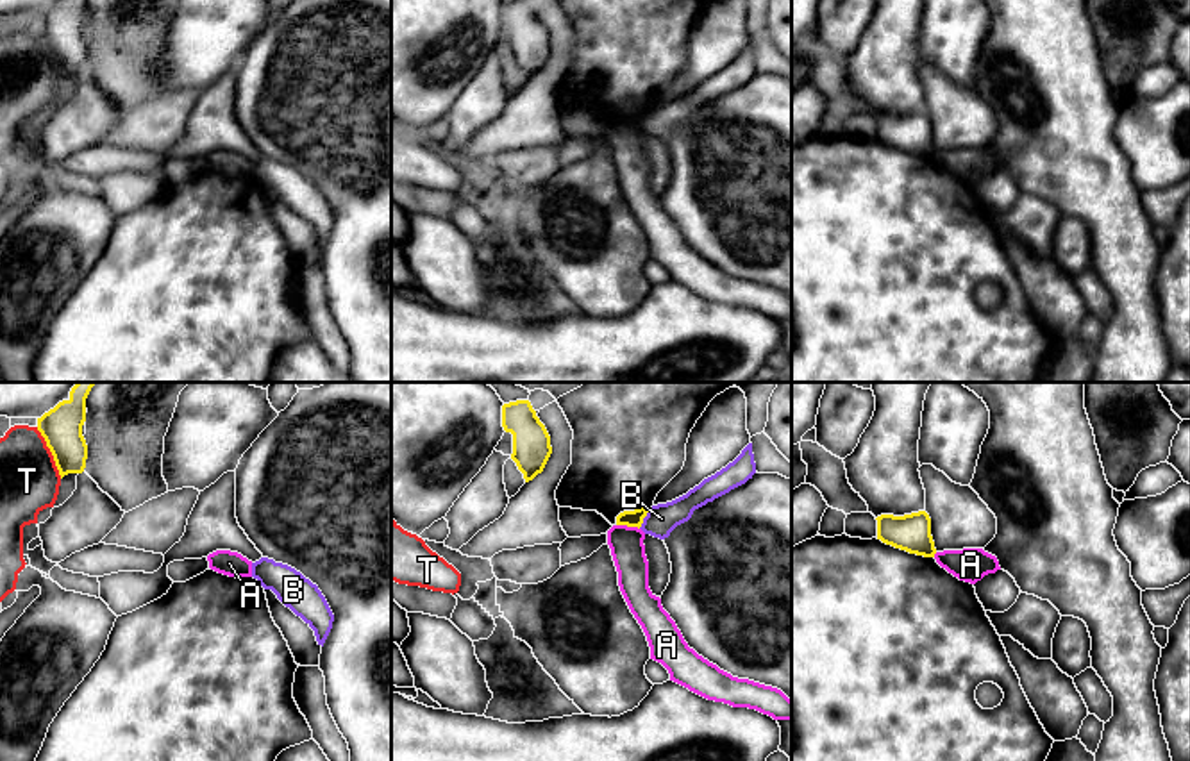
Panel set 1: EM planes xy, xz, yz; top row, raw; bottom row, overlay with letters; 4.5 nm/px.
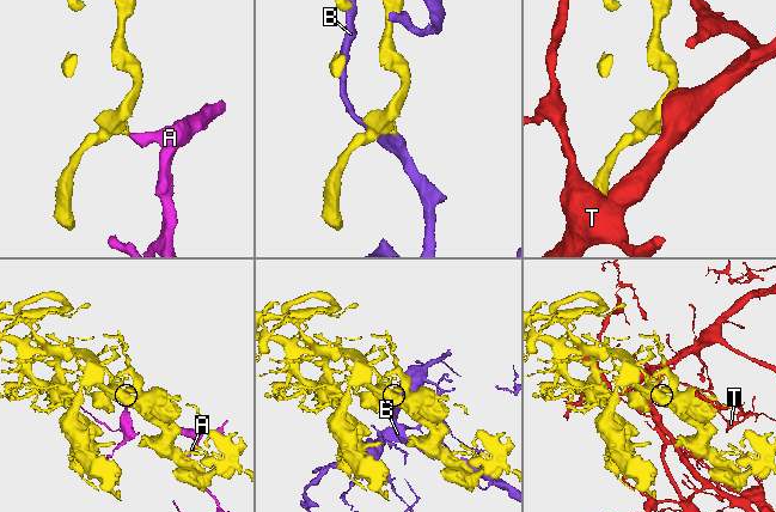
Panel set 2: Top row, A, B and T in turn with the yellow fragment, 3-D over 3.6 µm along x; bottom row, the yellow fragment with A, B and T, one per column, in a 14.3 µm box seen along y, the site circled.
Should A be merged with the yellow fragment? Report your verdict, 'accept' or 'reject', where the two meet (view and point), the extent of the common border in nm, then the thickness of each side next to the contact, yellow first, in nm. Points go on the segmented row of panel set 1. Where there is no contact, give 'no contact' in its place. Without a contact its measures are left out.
reject | xz (628, 526) | 110 nm | 80/150 nm

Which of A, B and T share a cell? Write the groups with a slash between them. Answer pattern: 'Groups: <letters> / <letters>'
Groups: A / B / T

